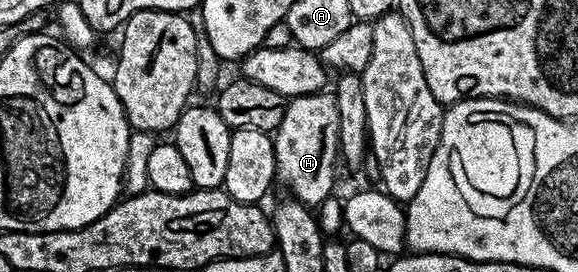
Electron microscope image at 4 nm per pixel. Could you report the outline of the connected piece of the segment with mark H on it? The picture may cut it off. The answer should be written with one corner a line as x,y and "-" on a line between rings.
324,91
322,93
310,93
309,95
301,95
300,97
290,98
286,102
287,110
281,119
278,129
274,130
273,140
275,142
275,172
277,174
278,184
284,185
288,189
290,196
296,201
300,201
303,205
308,207
318,207
327,197
332,196
335,185
335,161
337,165
337,158
339,157
339,128
337,127
337,103
335,102
335,94
331,91

